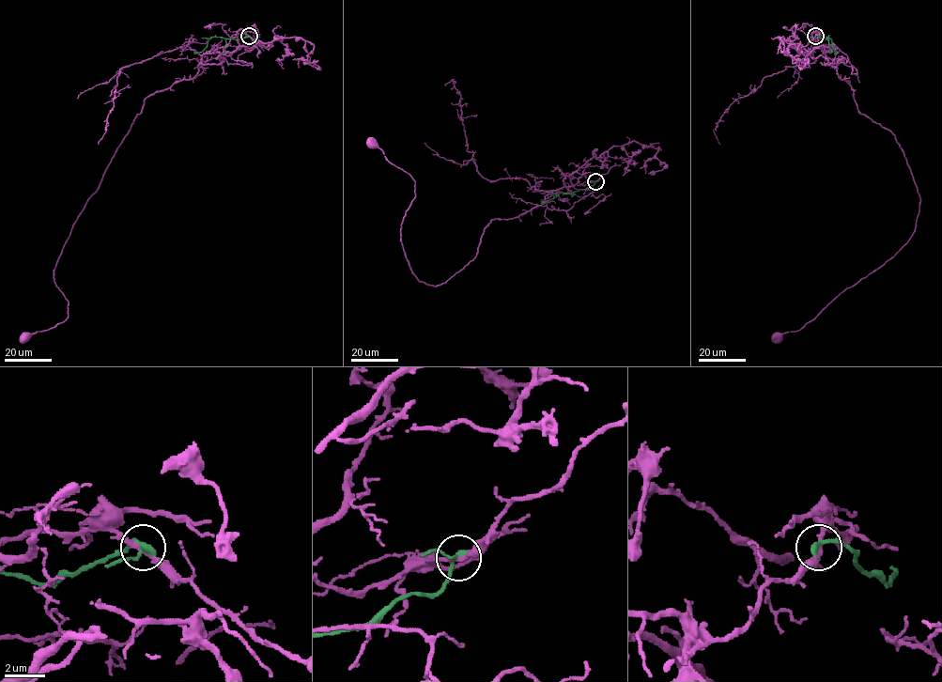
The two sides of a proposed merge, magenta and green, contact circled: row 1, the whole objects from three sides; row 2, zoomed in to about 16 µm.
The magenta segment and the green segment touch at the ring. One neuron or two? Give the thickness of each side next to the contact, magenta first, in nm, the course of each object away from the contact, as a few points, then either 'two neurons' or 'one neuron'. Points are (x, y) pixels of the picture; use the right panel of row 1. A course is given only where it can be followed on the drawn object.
calibres 240 and 280 nm; course magenta (815, 36), (853, 89), (857, 110), (894, 135), (919, 209), (913, 235), (896, 253), (800, 330), (778, 337); course green (815, 36), (824, 39), (827, 37), (838, 53); two neurons

